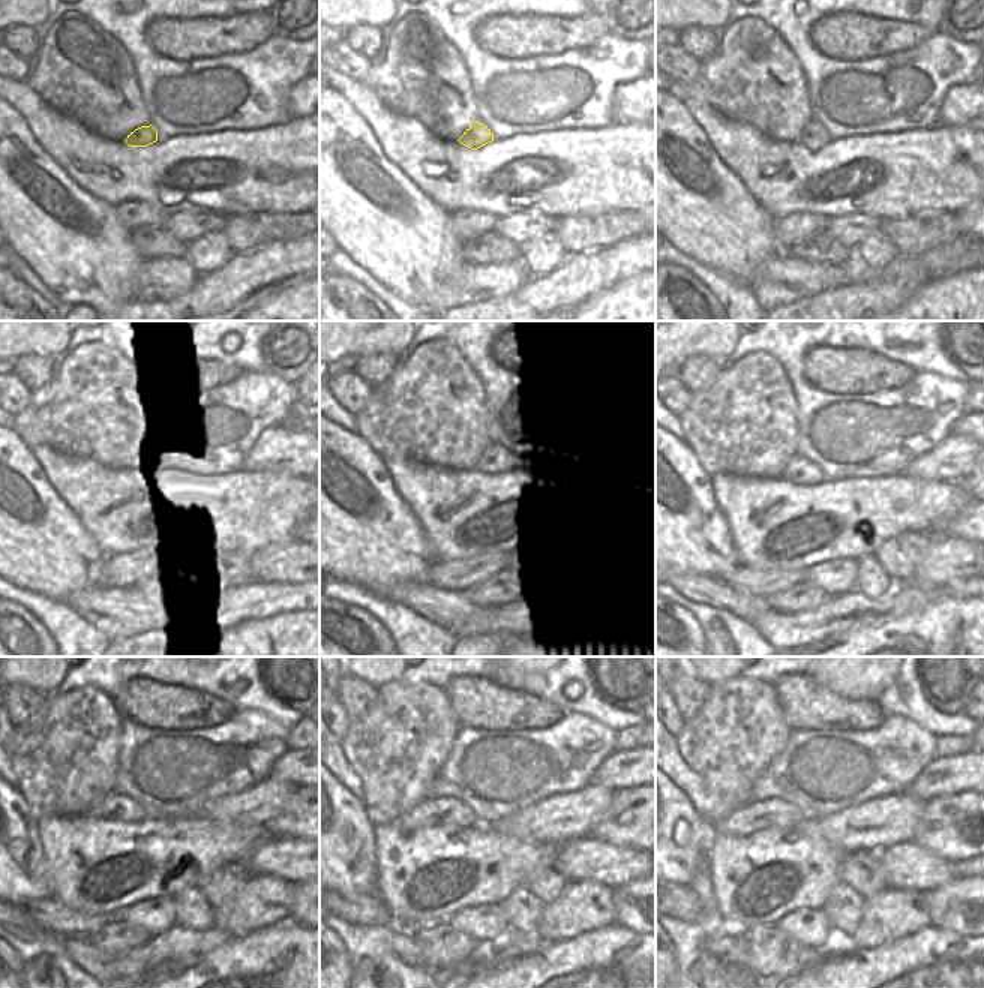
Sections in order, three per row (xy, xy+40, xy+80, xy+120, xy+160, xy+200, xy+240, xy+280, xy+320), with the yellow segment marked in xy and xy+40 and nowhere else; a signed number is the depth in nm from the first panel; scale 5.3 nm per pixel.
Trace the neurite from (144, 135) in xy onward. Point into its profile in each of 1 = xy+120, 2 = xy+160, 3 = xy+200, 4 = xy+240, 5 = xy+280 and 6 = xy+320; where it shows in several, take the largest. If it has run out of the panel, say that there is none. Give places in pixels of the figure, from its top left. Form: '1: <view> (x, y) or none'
1: xy+120 (137, 468)
2: xy+160 (468, 462)
3: xy+200 (798, 471)
4: xy+240 (116, 807)
5: xy+280 (432, 811)
6: xy+320 (755, 816)

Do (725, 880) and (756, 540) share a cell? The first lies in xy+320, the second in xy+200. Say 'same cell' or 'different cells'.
same cell

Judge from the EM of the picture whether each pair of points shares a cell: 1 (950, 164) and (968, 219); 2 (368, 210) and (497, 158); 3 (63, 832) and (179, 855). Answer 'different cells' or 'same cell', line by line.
1: different cells
2: different cells
3: same cell

